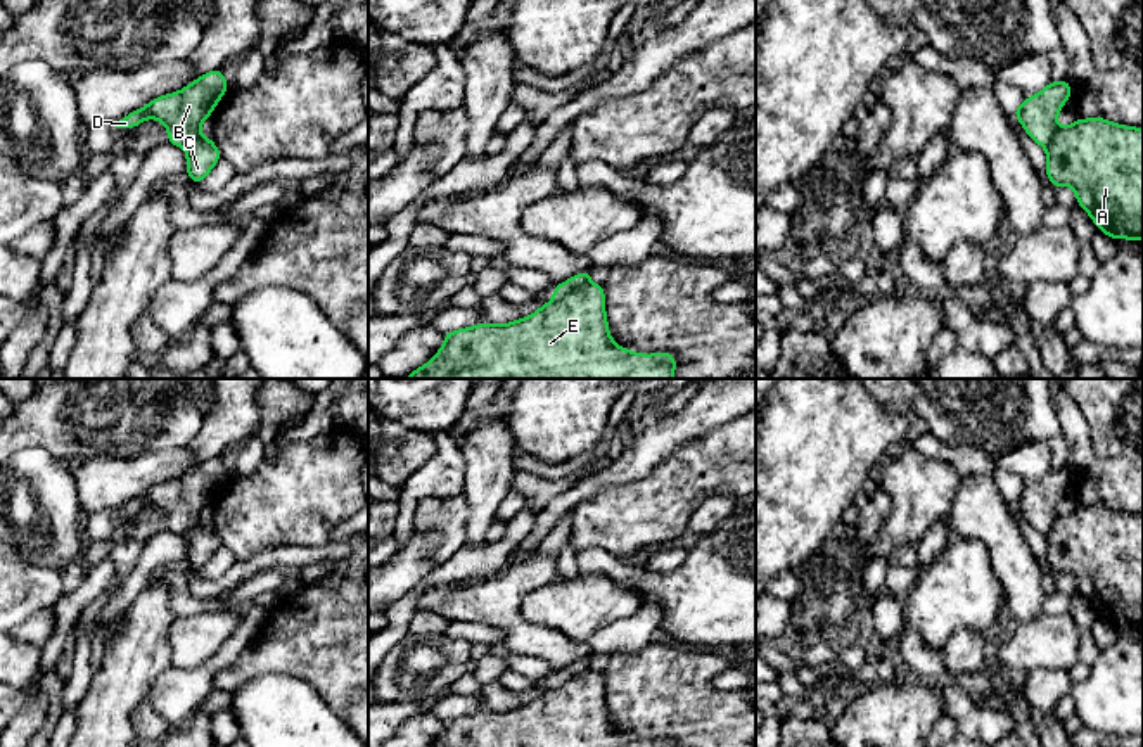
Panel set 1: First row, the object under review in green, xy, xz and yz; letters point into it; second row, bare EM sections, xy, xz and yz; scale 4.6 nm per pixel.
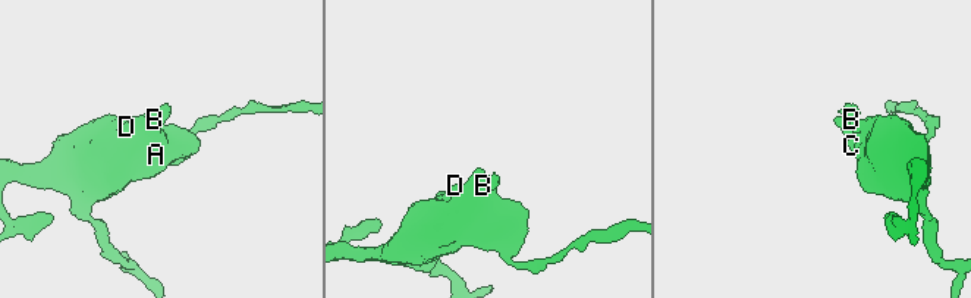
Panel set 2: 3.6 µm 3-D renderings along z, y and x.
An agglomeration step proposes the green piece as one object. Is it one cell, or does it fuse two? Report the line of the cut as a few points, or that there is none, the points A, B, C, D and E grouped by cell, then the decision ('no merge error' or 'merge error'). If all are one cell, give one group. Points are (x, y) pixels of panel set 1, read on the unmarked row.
cut in xz along (588, 668), (554, 689); A C E / B D; merge error

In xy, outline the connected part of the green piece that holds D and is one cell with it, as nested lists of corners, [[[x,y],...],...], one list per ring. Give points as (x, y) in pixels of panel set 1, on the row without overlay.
[[[221,456],[209,458],[180,479],[150,488],[116,510],[116,515],[135,515],[154,505],[166,512],[168,531],[185,534],[201,524],[201,510],[208,507],[228,470]]]

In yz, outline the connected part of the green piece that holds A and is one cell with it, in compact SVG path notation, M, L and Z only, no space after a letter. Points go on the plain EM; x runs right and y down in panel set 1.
M1103 505L1082 507L1057 515L1046 536L1046 562L1051 574L1070 572L1096 616L1112 626L1143 626L1143 515Z

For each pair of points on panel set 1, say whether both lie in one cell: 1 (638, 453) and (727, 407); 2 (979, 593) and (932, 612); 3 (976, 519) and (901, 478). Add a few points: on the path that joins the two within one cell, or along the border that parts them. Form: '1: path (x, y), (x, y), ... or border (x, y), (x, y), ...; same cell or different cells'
1: path (661, 440), (704, 412); same cell
2: path (967, 593), (951, 593), (945, 600); same cell
3: border (960, 479), (946, 514); different cells

